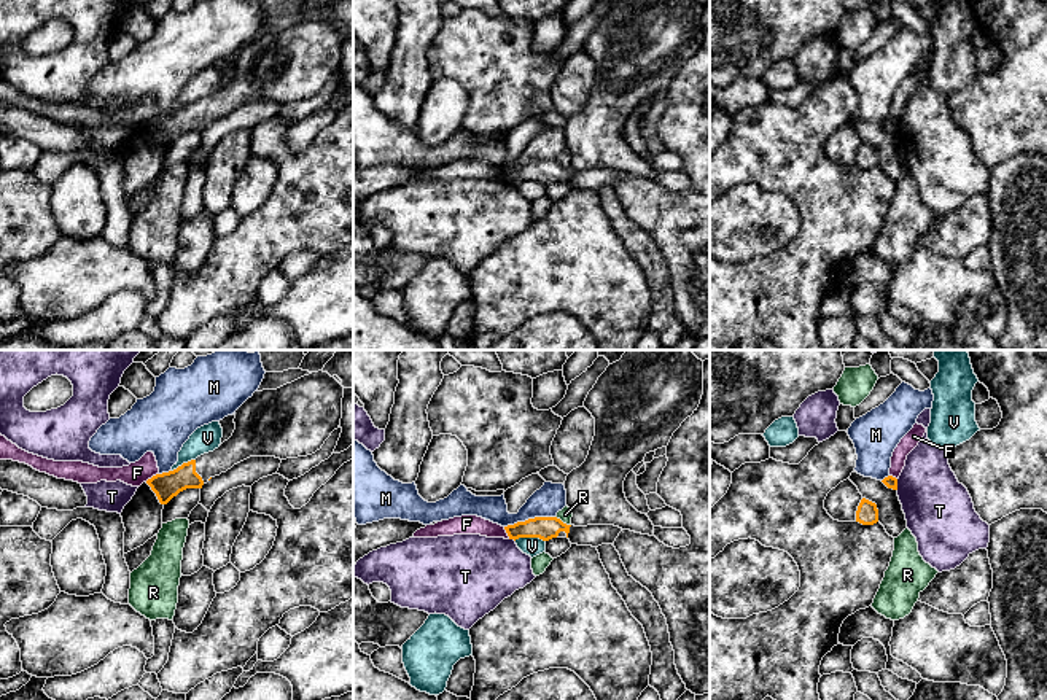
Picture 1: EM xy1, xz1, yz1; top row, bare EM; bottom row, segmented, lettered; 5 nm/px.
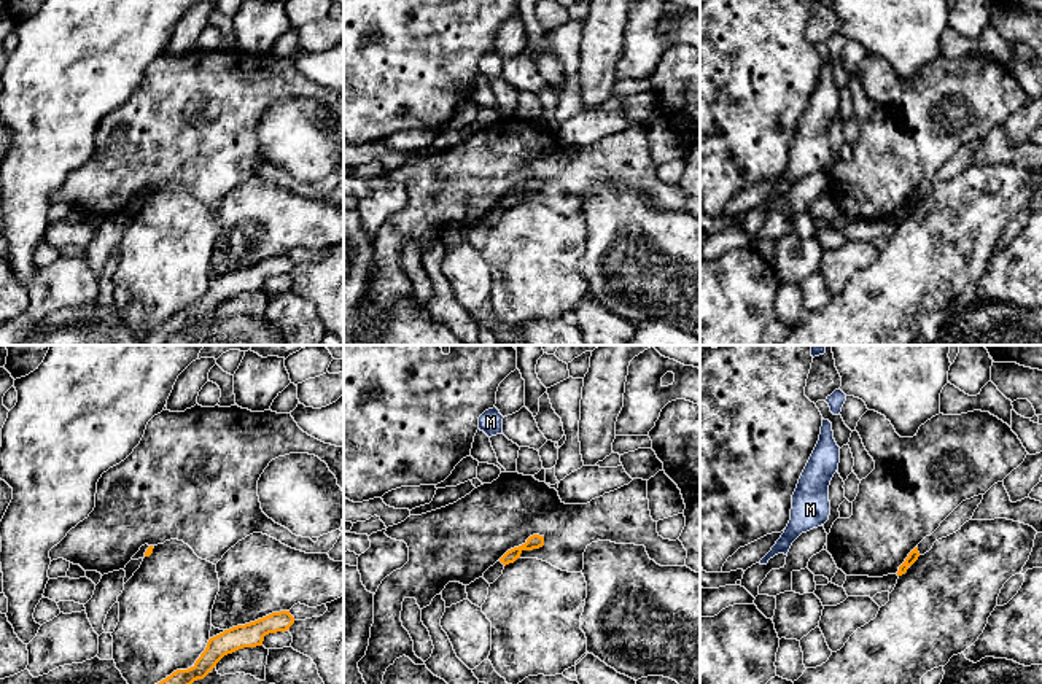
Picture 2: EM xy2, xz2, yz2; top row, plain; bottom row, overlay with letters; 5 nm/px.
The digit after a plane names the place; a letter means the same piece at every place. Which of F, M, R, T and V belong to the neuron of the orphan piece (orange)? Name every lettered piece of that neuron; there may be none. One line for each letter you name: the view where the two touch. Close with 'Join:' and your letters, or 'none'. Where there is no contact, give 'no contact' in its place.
Join: none

